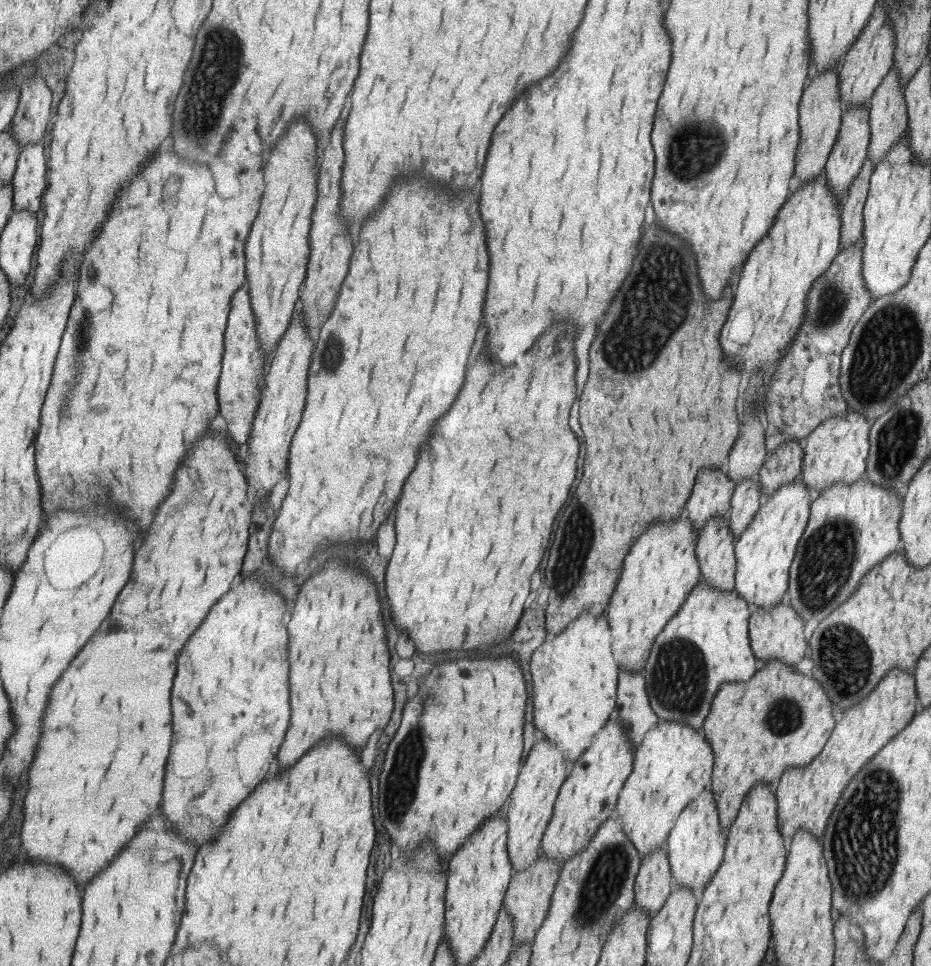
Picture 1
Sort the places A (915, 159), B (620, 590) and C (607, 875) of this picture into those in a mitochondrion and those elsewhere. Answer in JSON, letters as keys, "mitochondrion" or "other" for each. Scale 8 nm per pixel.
{"A":"other","B":"other","C":"mitochondrion"}

